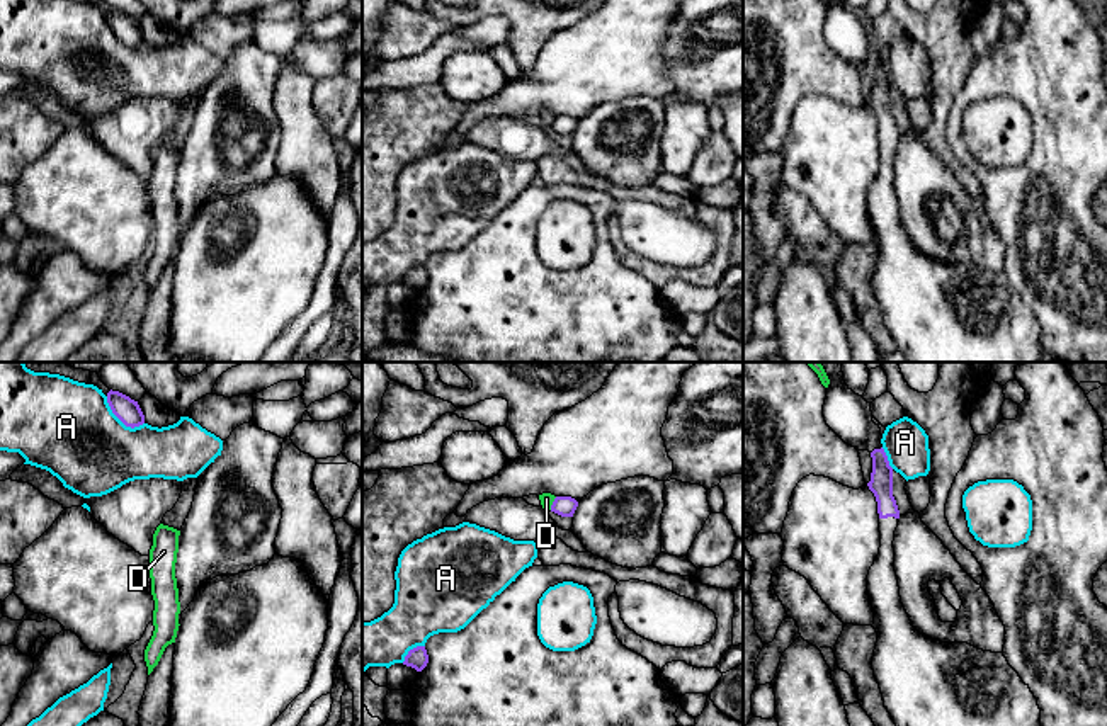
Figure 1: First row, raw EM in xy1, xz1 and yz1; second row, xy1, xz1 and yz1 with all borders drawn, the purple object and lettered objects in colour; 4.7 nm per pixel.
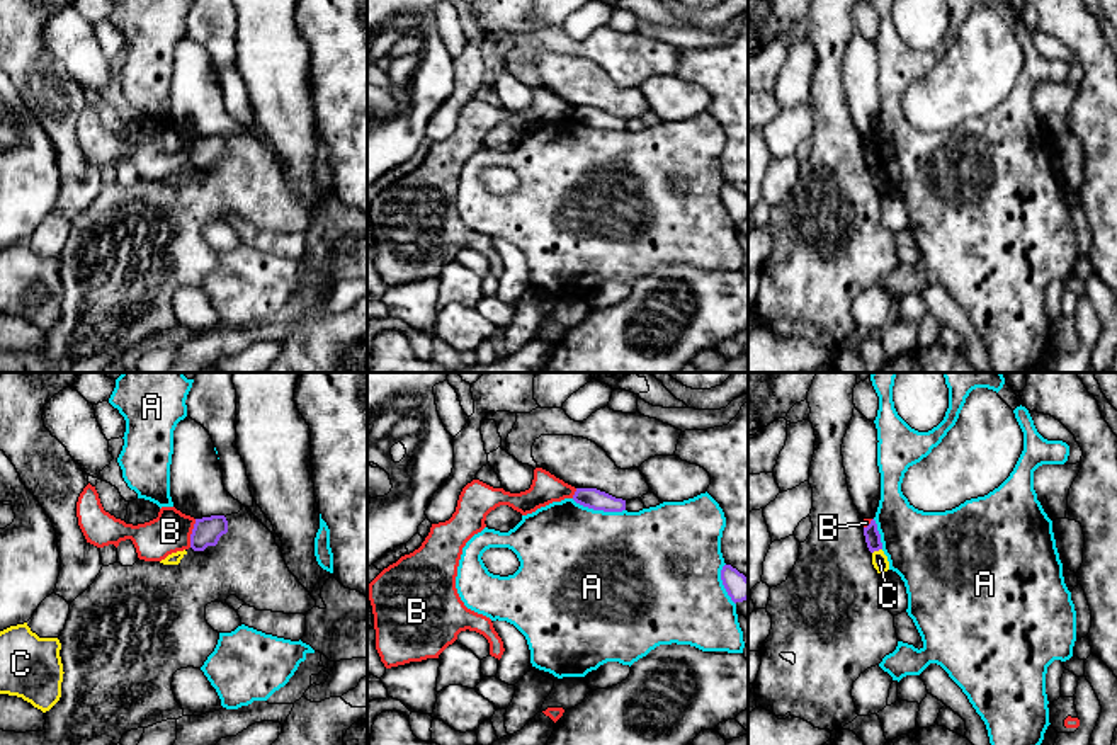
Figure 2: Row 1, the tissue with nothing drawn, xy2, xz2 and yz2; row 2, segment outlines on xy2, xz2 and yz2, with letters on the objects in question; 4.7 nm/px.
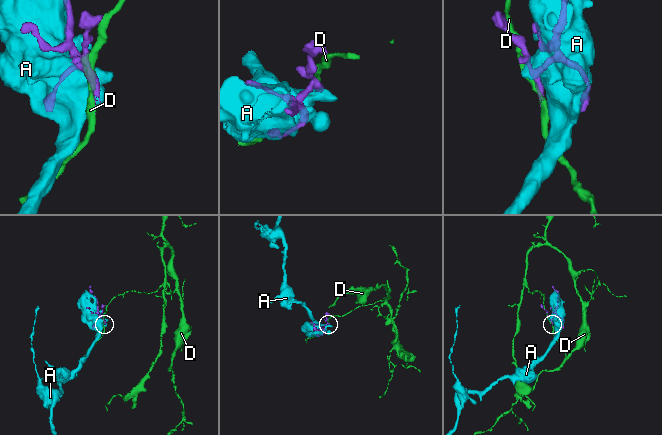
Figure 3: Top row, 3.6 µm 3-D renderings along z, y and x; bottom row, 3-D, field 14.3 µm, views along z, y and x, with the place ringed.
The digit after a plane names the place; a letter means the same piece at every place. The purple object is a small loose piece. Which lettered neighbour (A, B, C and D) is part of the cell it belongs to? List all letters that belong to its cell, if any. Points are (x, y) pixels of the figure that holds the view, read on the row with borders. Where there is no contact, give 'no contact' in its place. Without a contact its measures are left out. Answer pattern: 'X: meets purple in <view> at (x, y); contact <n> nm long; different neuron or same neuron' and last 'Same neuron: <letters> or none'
A: meets purple in xz2 at (599, 509); contact 260 nm long; different neuron
B: meets purple in xy2 at (192, 533); contact 140 nm long; different neuron
C: meets purple in yz2 at (876, 550); contact 50 nm long; different neuron
D: meets purple in xz1 at (553, 504); contact 70 nm long; different neuron
Same neuron: none

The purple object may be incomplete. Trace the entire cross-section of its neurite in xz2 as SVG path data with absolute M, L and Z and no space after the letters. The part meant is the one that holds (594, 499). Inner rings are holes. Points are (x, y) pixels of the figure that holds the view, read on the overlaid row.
M576 488L573 500L583 507L604 512L622 512L626 510L626 500L615 498L597 488Z

